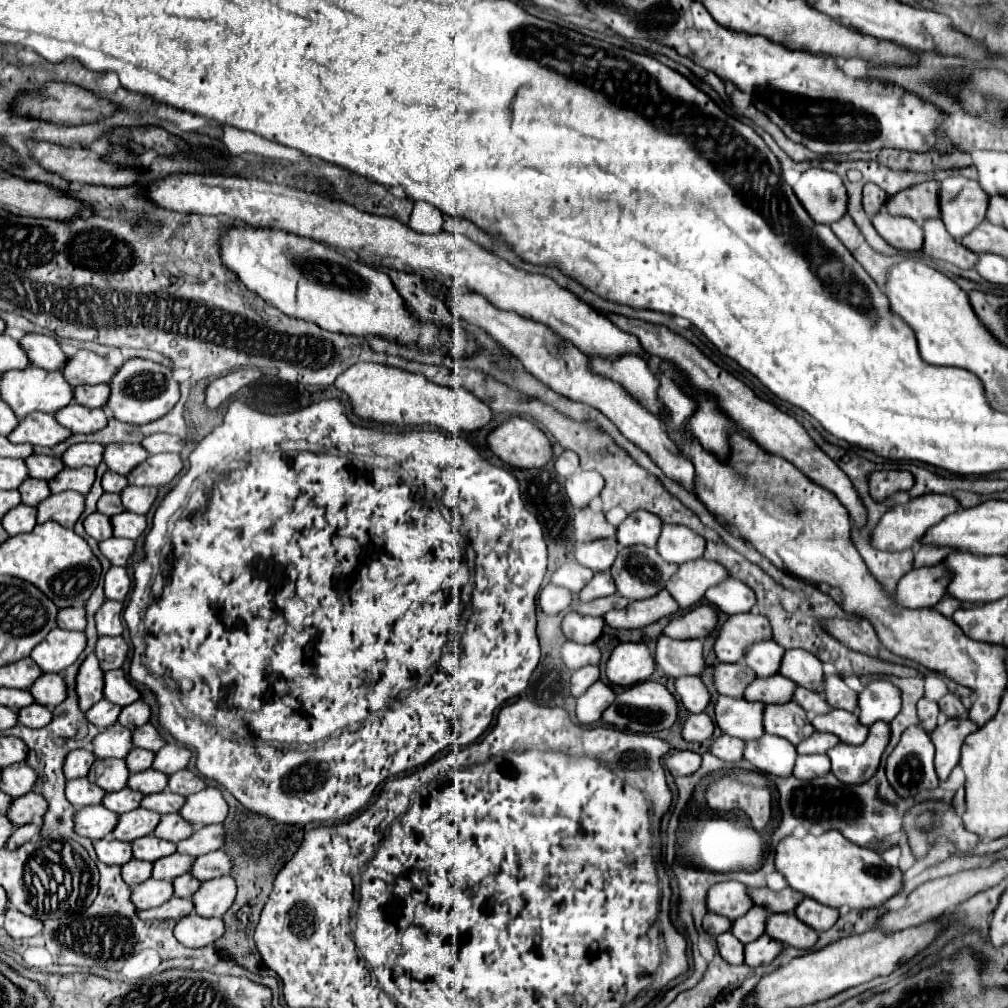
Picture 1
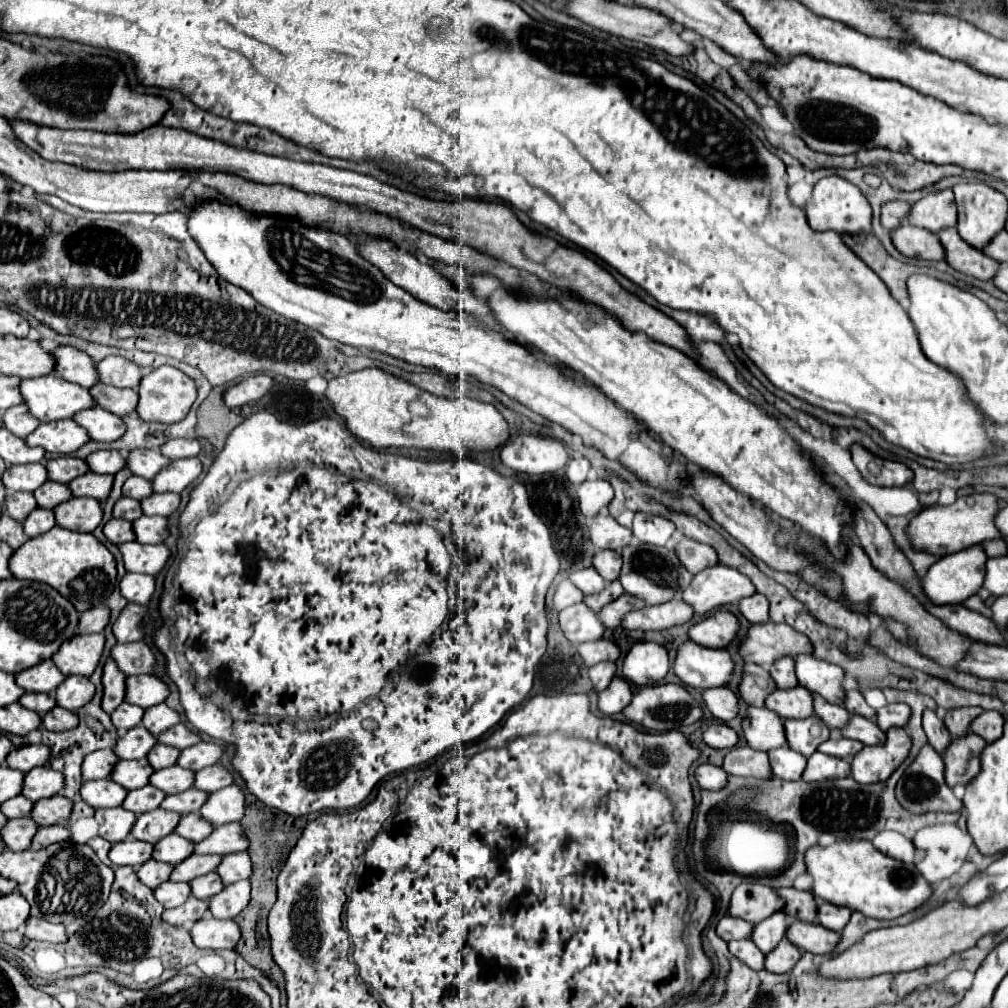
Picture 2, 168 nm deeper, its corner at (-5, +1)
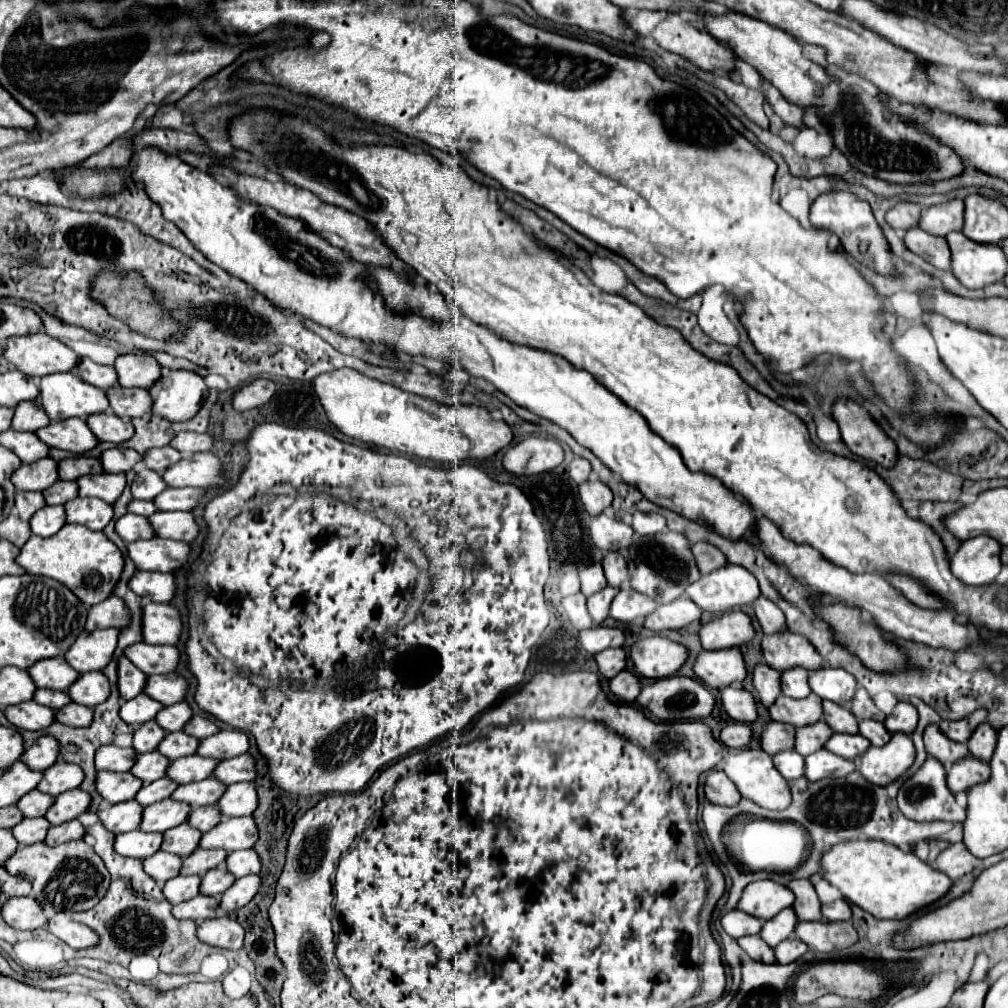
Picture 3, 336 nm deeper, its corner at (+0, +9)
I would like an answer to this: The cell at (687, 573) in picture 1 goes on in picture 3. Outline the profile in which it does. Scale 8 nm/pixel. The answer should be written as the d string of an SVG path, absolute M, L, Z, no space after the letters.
M726 563L688 585L686 595L708 613L724 613L732 607L750 605L760 595L760 589L750 571Z

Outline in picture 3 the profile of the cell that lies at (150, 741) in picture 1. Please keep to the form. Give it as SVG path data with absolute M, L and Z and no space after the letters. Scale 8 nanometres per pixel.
M194 715L186 725L184 725L184 733L196 737L196 739L204 739L208 735L214 735L218 733L218 727L216 723L212 723L210 719L202 717L202 715Z

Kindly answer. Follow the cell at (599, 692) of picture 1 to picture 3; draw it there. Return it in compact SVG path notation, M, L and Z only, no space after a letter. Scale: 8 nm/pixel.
M620 671L616 677L610 679L610 691L626 703L632 703L638 697L640 687L640 679L628 671Z

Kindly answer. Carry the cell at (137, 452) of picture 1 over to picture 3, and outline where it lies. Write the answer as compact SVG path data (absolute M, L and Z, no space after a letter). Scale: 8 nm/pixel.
M170 445L166 447L154 447L154 449L148 449L144 455L142 455L142 461L148 469L156 471L156 473L162 473L166 467L174 465L178 459L182 459L182 455L172 449Z

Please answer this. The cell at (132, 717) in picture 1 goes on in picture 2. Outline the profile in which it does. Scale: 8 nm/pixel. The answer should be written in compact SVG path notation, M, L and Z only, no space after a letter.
M165 703L149 707L147 713L143 715L143 725L147 731L151 731L153 735L161 735L163 731L171 729L173 725L177 725L181 721L179 713L175 709L169 709Z

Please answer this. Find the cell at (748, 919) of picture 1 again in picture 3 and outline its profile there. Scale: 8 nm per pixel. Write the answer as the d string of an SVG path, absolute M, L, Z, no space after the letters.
M782 909L778 915L774 915L774 919L764 921L760 937L766 945L776 947L782 939L788 939L794 931L796 925L796 915L792 909Z

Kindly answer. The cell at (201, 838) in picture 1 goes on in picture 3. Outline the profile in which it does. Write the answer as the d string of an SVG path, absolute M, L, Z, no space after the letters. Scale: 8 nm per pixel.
M230 817L222 819L214 829L202 835L200 847L202 849L250 849L258 839L258 829L252 817Z

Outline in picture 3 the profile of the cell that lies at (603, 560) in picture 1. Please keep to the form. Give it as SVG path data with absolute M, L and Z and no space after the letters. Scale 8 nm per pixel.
M608 551L608 553L604 553L602 569L604 569L604 575L606 575L610 587L620 587L622 583L628 581L626 559L624 559L618 551Z

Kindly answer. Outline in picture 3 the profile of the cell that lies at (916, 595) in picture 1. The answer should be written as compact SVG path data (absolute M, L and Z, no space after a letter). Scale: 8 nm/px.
M988 535L964 541L950 557L950 571L964 585L990 585L1000 573L1000 545Z

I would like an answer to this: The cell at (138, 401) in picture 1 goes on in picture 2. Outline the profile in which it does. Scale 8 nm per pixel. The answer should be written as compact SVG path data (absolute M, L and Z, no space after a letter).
M159 367L155 371L151 371L149 375L145 375L141 379L139 385L139 405L137 405L137 413L143 421L157 421L157 423L179 423L185 419L187 411L191 409L191 405L197 399L197 387L195 381L191 377L187 377L185 373L181 373L175 367Z

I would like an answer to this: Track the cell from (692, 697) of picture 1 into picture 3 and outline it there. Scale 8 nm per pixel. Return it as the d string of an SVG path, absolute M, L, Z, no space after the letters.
M738 687L722 689L722 709L734 721L756 721L756 699L746 689Z

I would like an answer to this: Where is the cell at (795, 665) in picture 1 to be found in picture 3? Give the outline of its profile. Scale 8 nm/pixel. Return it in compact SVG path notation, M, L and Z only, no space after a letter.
M834 667L812 671L808 683L812 693L816 693L822 699L830 699L838 705L850 703L850 697L854 697L856 691L856 679L850 673Z

